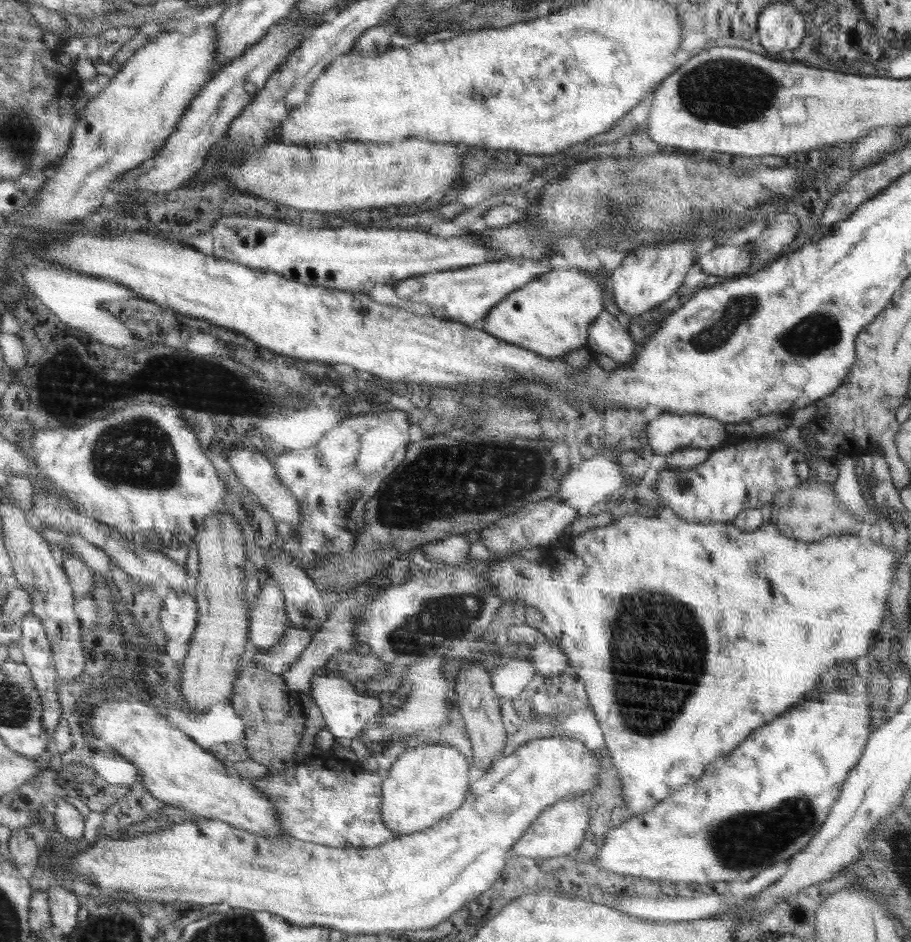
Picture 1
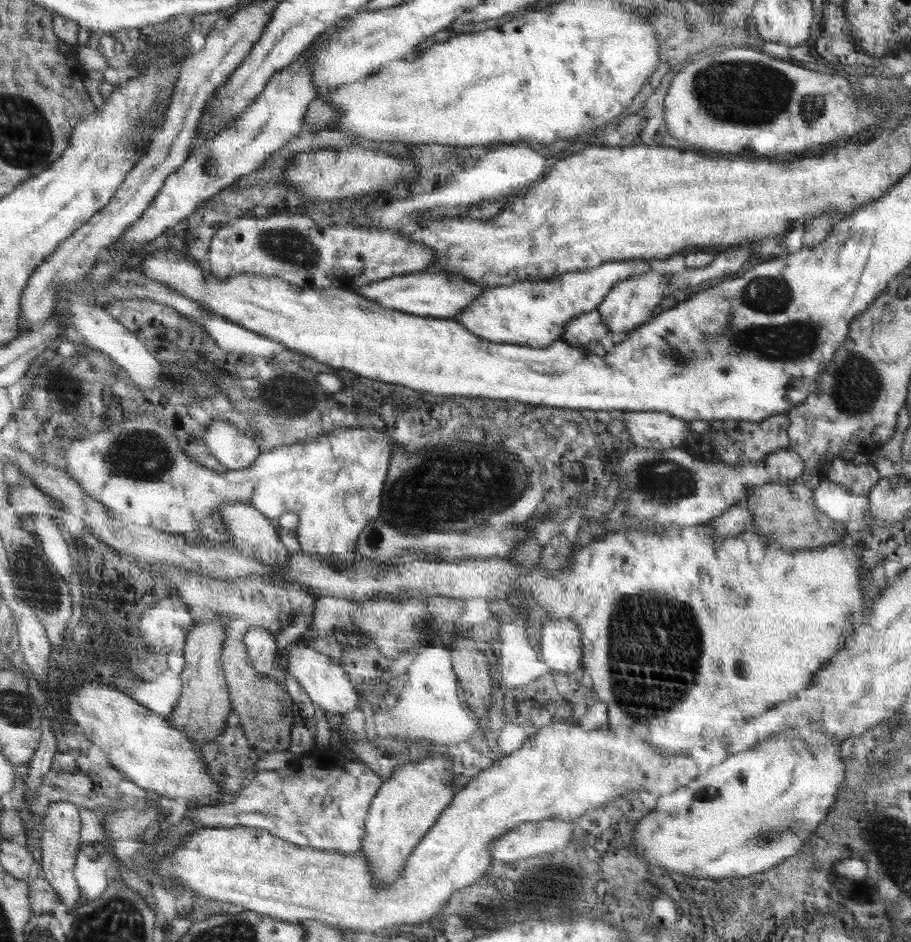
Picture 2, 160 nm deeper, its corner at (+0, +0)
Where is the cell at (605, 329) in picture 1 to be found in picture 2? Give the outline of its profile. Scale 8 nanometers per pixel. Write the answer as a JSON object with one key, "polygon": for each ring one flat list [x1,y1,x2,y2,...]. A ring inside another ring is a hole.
{"polygon":[[596,310,575,316,564,327,561,340,572,346,586,346,589,342,605,342,609,344,609,337,613,334]]}

